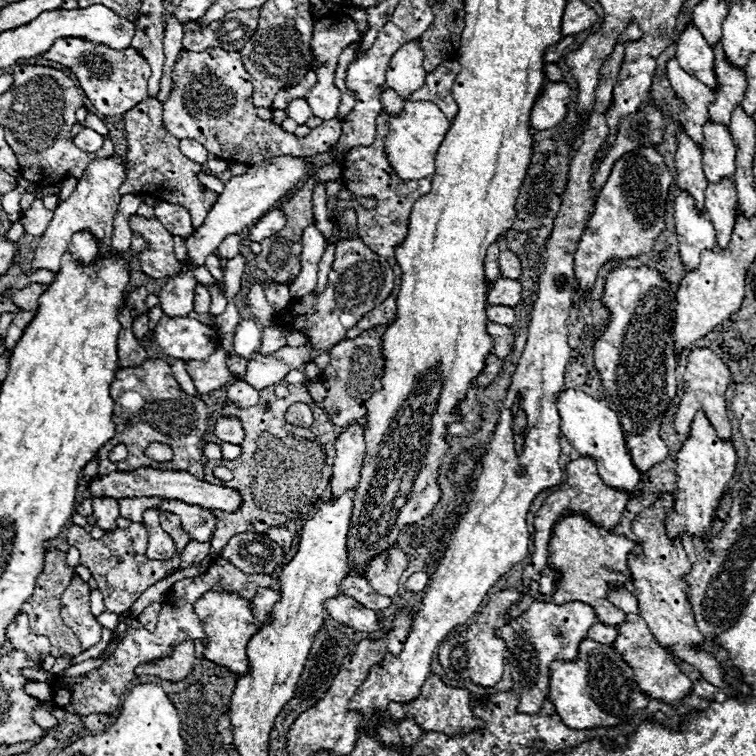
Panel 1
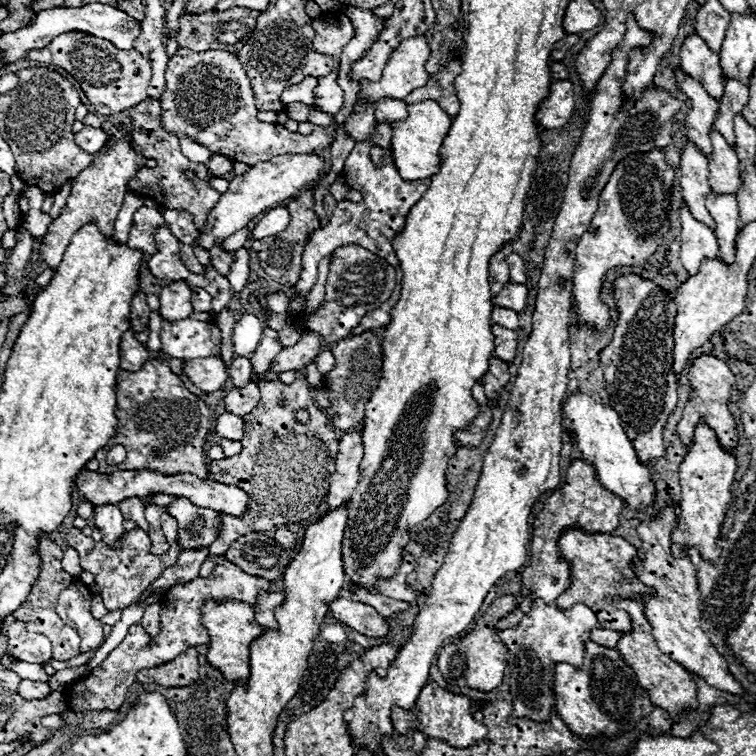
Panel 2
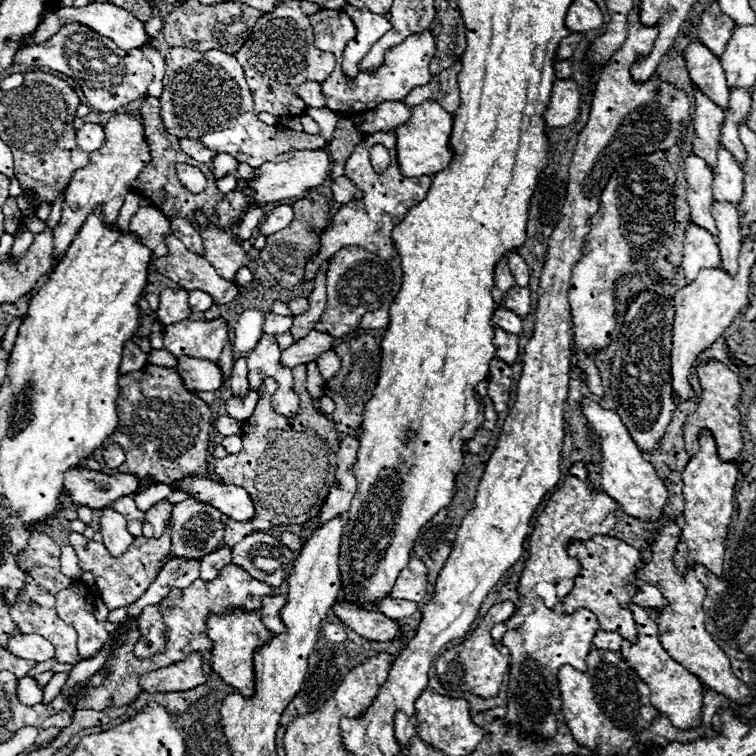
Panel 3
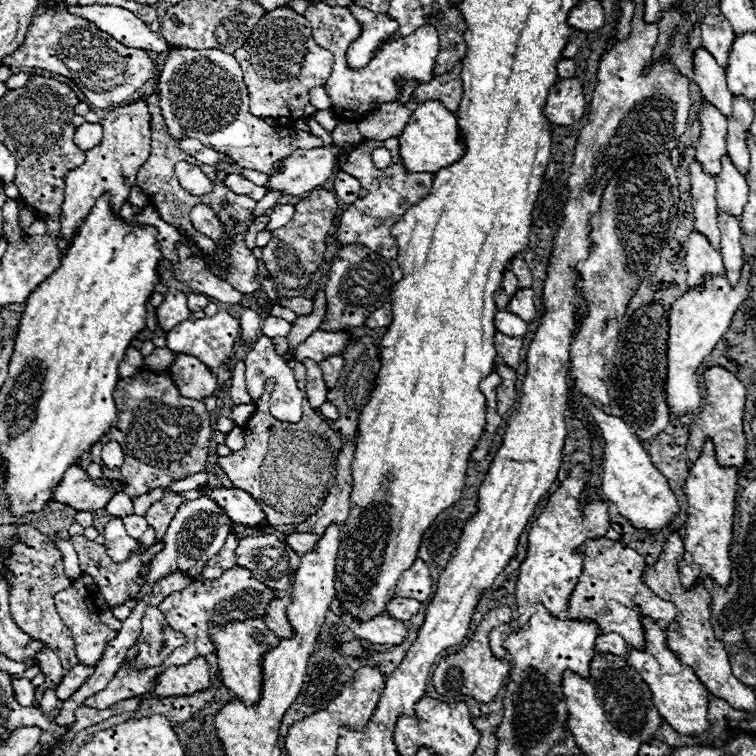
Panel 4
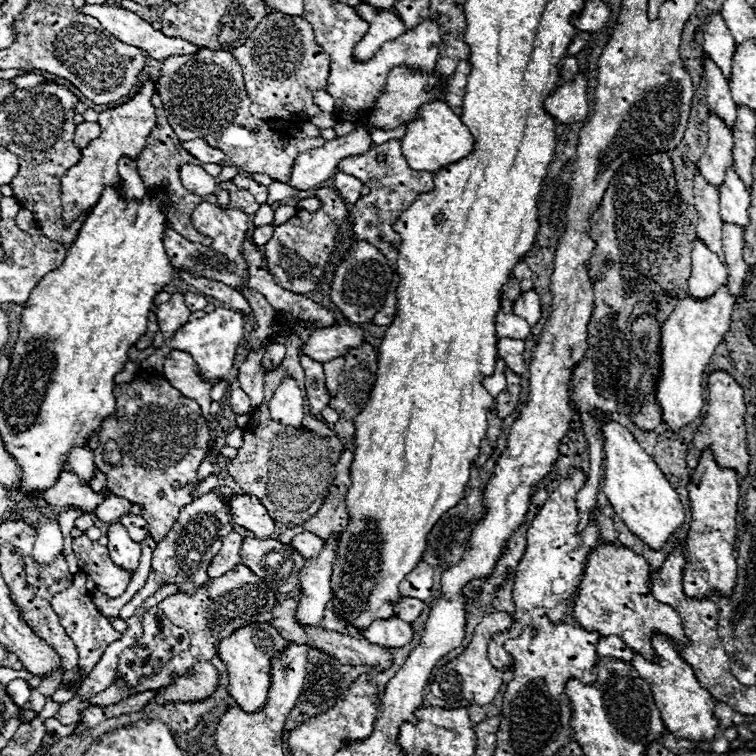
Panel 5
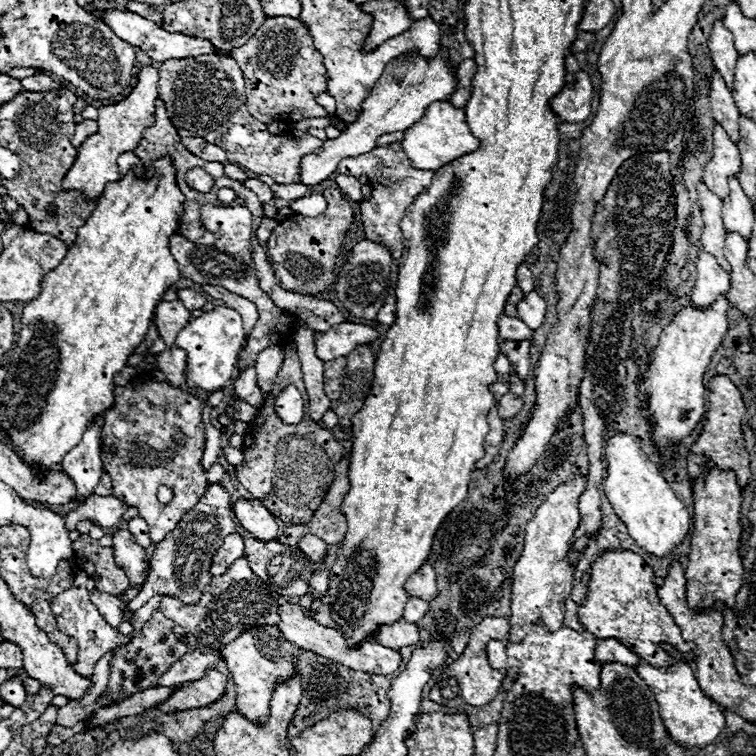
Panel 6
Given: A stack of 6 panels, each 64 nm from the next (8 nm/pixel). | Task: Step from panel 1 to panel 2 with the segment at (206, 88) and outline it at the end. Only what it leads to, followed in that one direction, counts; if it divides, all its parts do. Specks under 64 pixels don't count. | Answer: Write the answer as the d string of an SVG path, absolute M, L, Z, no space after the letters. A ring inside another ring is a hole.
M178 48L166 68L166 90L162 102L162 126L178 138L192 138L206 146L212 154L226 154L234 162L254 166L280 154L322 152L334 140L336 122L326 130L316 126L310 136L290 132L280 124L260 122L252 96L250 78L246 76L236 54L226 50L194 52Z

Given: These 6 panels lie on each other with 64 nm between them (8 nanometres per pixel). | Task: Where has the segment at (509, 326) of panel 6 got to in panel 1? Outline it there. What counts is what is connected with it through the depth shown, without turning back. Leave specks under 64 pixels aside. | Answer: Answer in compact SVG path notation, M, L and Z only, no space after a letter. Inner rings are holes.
M488 306L488 320L504 326L514 326L516 314L510 306Z

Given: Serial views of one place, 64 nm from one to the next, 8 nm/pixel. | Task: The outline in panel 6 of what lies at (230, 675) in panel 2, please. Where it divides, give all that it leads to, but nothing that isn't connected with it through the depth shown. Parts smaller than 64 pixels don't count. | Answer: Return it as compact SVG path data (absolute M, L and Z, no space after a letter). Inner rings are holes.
M276 626L266 628L250 628L234 642L226 644L220 654L232 674L236 684L236 706L244 718L250 718L254 724L264 724L268 718L268 700L274 688L280 682L286 682L296 674L296 658L294 658L294 644L284 640L282 632Z

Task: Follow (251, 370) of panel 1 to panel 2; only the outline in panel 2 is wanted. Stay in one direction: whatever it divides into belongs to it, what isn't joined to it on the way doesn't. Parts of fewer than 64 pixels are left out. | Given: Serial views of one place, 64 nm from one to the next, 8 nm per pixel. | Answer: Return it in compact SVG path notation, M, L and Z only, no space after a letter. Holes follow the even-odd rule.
M304 332L298 344L282 348L280 354L272 362L272 370L262 376L264 380L278 380L280 372L286 370L298 370L304 368L306 364L314 362L314 358L322 352L322 336L316 336L316 332Z

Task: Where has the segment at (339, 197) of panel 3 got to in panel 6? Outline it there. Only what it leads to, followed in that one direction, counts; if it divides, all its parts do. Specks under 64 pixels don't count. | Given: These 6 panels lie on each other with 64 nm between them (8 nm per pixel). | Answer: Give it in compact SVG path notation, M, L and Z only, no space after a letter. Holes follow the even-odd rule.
M336 174L334 182L338 184L338 188L354 202L362 200L362 184L358 182L358 178L354 176L344 176L344 174Z

